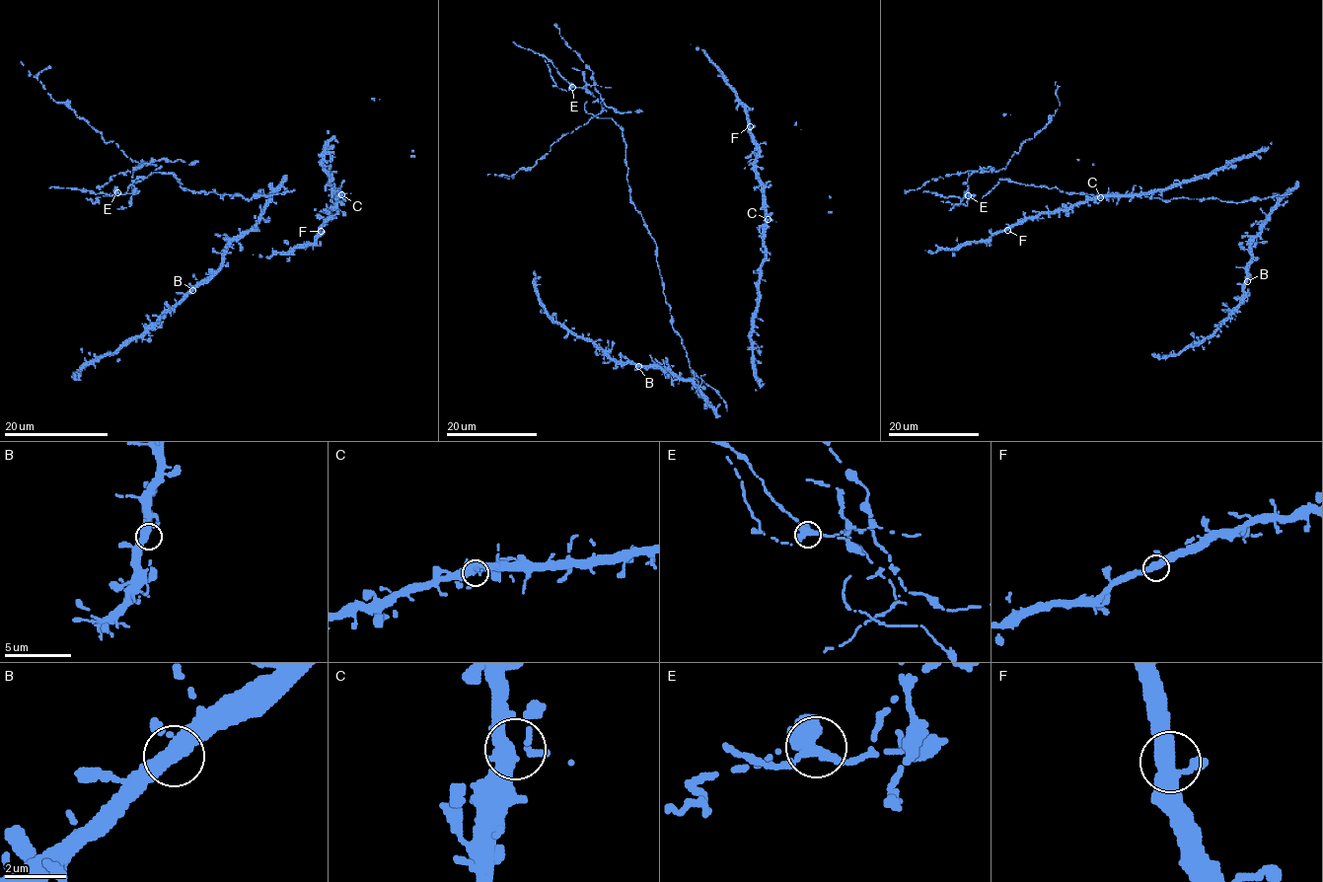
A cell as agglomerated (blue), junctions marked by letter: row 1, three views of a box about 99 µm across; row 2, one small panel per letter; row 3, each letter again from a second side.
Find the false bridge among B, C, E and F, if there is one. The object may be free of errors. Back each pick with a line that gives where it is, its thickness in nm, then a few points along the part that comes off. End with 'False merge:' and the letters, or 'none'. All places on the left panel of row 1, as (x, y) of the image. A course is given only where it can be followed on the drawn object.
E: (117, 192) | 400 nm | (117, 191), (127, 190), (140, 165), (152, 163), (133, 161), (106, 142), (21, 61)
False merge: E

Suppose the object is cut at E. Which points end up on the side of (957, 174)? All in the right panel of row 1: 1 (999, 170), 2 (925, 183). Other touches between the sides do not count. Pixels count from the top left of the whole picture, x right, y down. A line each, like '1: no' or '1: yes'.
1: yes
2: yes

